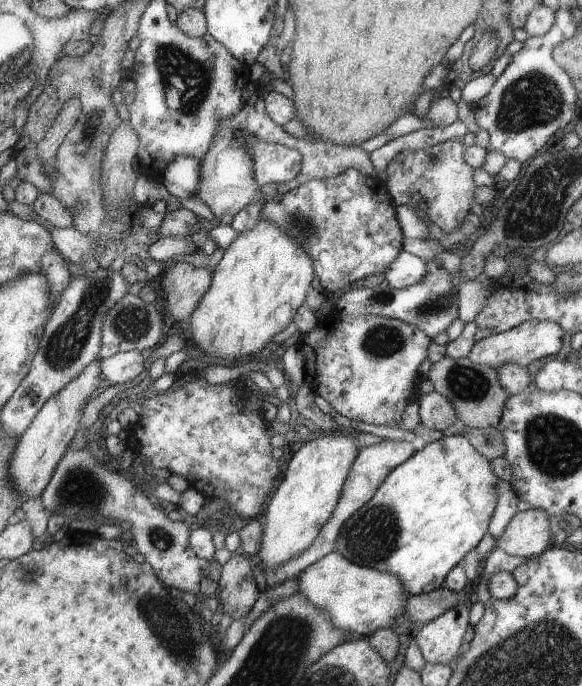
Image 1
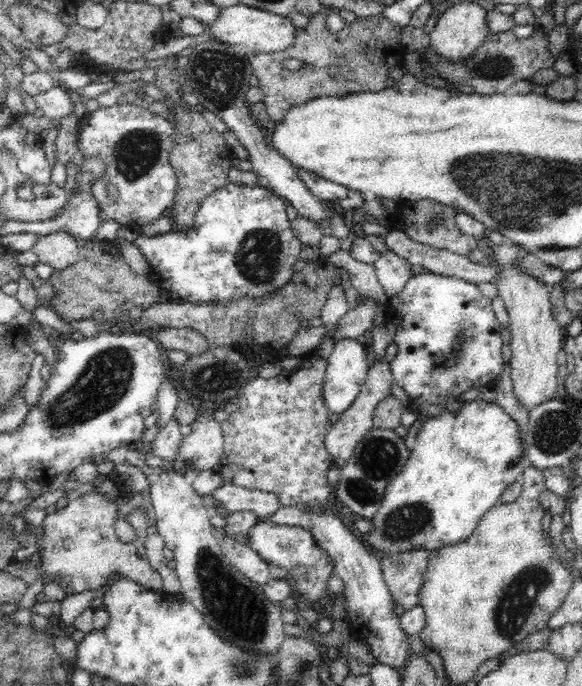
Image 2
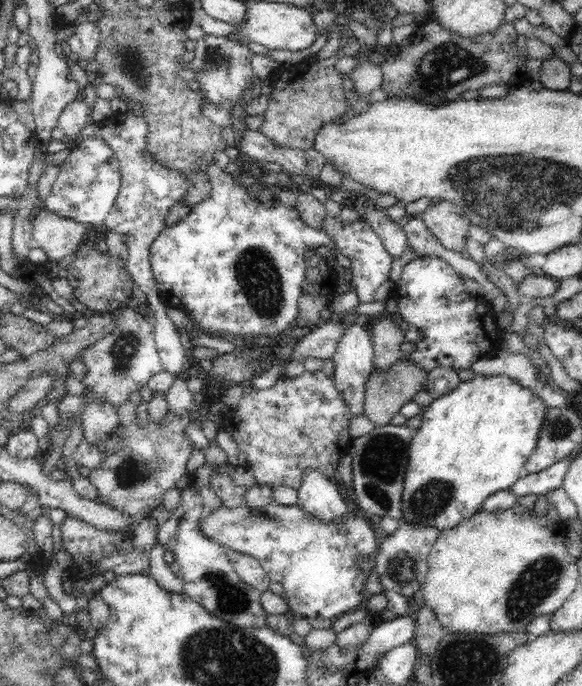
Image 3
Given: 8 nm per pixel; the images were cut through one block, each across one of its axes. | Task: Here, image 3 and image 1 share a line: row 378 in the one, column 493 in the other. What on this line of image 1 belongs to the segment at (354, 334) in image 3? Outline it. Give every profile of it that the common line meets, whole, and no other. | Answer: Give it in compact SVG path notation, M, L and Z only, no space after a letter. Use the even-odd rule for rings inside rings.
M530 320L511 330L493 333L488 338L476 342L467 358L471 362L496 370L504 364L518 364L518 366L528 367L530 363L540 360L540 358L557 356L562 348L564 333L565 331L556 322Z

